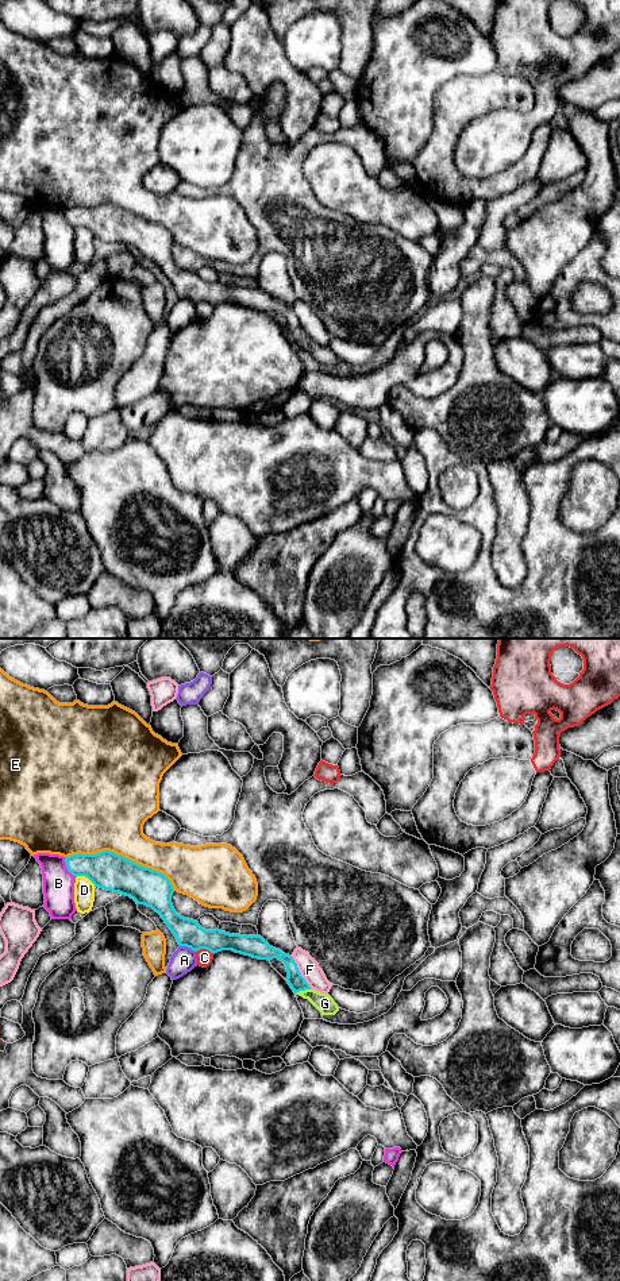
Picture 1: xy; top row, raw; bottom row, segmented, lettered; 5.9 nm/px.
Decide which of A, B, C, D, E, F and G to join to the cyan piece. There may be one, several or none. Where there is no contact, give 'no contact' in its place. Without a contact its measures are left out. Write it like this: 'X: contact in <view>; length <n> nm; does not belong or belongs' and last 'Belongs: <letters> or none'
A: contact in xy; length 100 nm; does not belong
B: contact in xy; length 140 nm; does not belong
C: contact in xy; length 110 nm; does not belong
D: contact in xy; length 140 nm; does not belong
E: contact in xy; length 700 nm; does not belong
F: contact in xy; length 240 nm; does not belong
G: contact in xy; length 90 nm; belongs
Belongs: G

